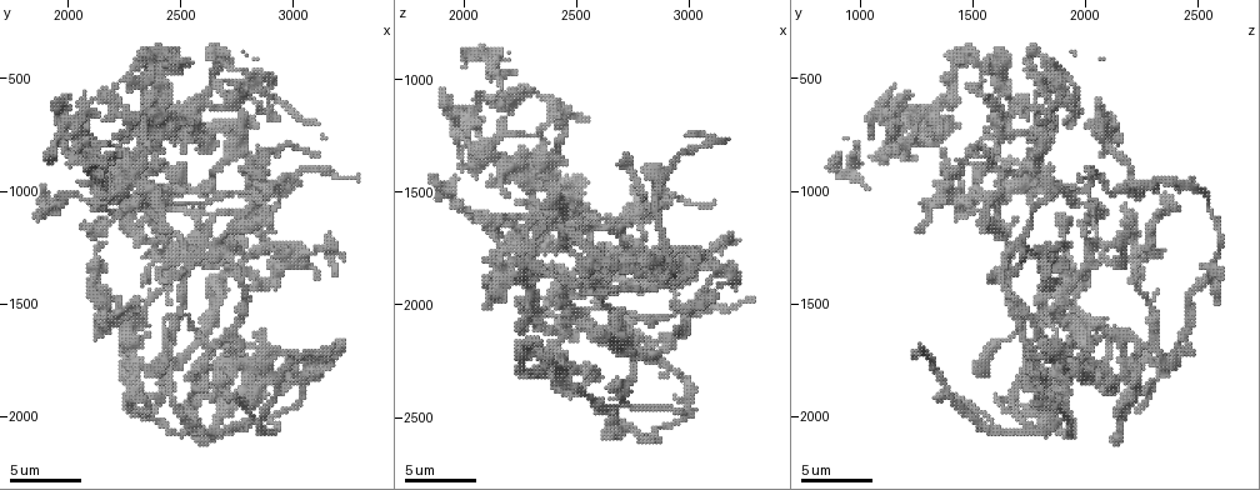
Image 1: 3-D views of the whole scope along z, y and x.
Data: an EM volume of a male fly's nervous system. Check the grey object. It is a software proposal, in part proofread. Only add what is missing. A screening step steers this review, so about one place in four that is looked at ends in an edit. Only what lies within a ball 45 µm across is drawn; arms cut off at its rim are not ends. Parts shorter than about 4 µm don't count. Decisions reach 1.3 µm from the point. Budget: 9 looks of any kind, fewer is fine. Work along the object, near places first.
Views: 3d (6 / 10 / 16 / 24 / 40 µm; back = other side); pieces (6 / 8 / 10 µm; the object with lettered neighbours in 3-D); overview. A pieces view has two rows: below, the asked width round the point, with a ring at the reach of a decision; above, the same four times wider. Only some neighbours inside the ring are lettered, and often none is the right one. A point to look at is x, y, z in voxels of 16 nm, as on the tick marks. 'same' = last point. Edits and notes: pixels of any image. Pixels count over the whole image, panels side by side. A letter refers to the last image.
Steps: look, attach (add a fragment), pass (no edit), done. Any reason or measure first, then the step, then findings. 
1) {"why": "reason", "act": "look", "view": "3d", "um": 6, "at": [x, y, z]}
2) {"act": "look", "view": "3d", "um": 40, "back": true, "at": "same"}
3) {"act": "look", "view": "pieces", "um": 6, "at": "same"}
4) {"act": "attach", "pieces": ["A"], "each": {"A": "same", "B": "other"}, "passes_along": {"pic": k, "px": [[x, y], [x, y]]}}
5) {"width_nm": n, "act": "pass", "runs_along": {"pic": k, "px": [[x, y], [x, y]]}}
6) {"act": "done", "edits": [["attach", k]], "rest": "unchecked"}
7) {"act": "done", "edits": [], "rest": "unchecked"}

{"why": "branch stops here", "act": "look", "view": "pieces", "um": 8, "at": [3100, 1380, 1820]}

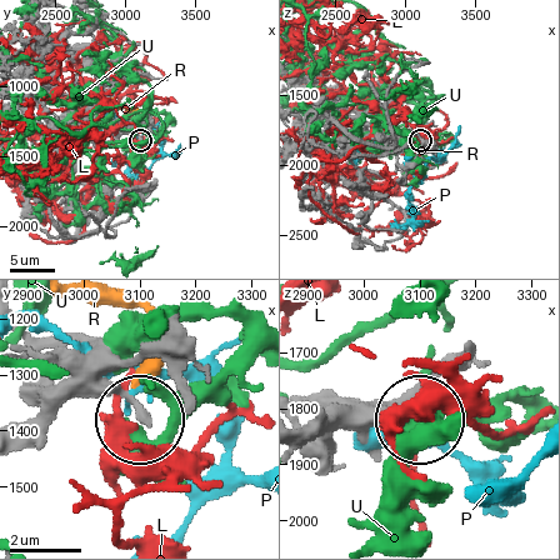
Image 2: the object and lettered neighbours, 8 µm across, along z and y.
{"act": "pass", "each": {"L": "other", "P": "other", "R": "other", "U": "other"}, "runs_along": {"pic": 2, "px": [[21, 354], [85, 356], [139, 413]]}, "found": "no lettered fragment goes on from it"}

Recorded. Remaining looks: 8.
{"why": "branch stops here", "act": "look", "view": "3d", "um": 6, "at": [2430, 1180, 1260]}

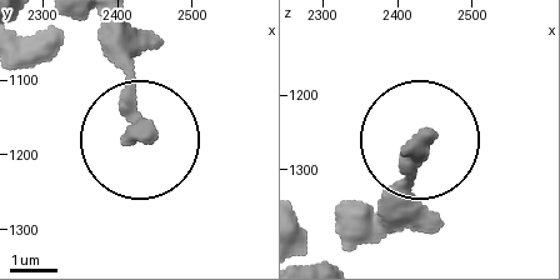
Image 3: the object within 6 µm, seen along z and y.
{"act": "look", "view": "pieces", "um": 8, "at": [2440, 1170, 1255]}

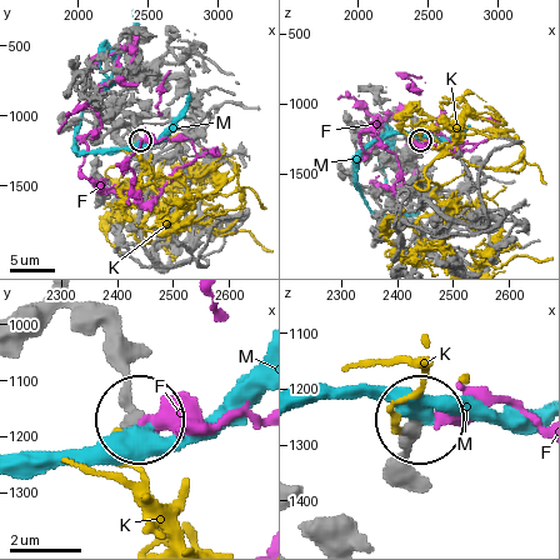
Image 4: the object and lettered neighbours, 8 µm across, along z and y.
{"act": "pass", "each": {"F": "other", "K": "other", "M": "other"}, "runs_along": {"pic": 4, "px": [[96, 336], [138, 414]]}, "found": "no lettered fragment goes on from it"}

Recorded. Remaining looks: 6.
{"why": "branch stops here", "act": "look", "view": "pieces", "um": 8, "at": [1870, 1120, 1440]}

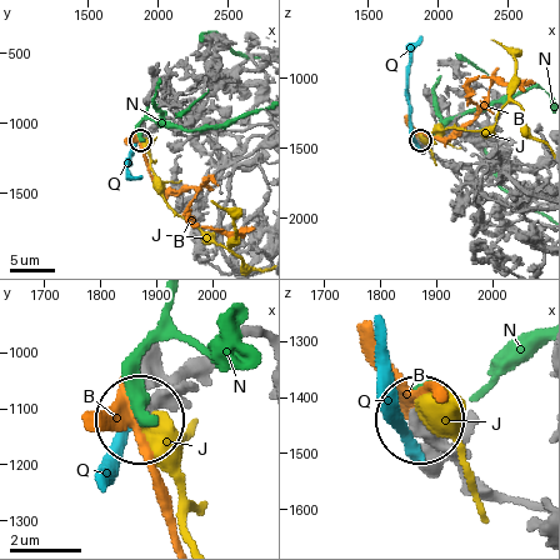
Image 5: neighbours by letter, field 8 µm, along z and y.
{"width_nm": 410, "act": "pass", "each": {"B": "other", "J": "other", "N": "other", "Q": "other"}, "runs_along": {"pic": 5, "px": [[534, 510], [489, 493], [420, 424]]}, "found": "none of them fits"}

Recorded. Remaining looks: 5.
{"act": "look", "view": "3d", "um": 6, "at": [2390, 1980, 2250]}

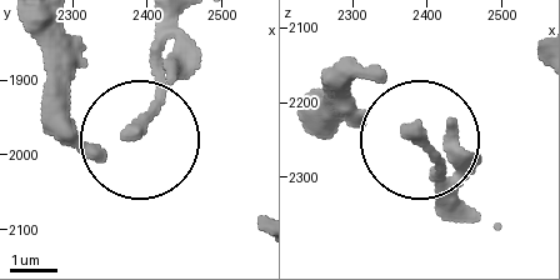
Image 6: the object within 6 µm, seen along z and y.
{"act": "look", "view": "pieces", "um": 6, "at": [2380, 1970, 2240]}

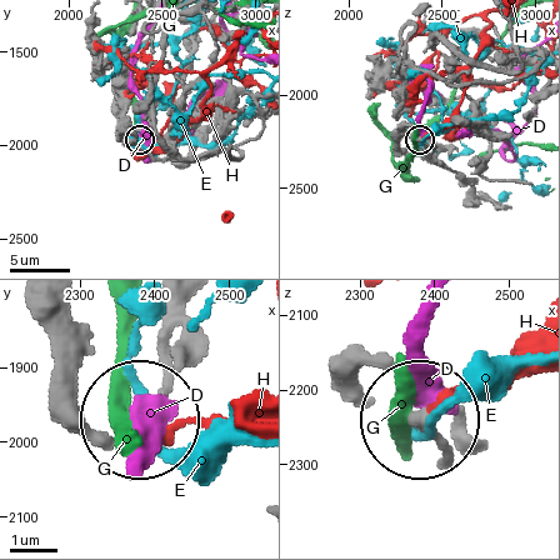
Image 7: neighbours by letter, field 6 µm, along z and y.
{"act": "pass", "each": {"D": "other", "E": "other", "G": "other", "H": "other"}, "found": "none of them fits"}

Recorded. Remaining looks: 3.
{"act": "done", "edits": [], "rest": "unchecked"}

